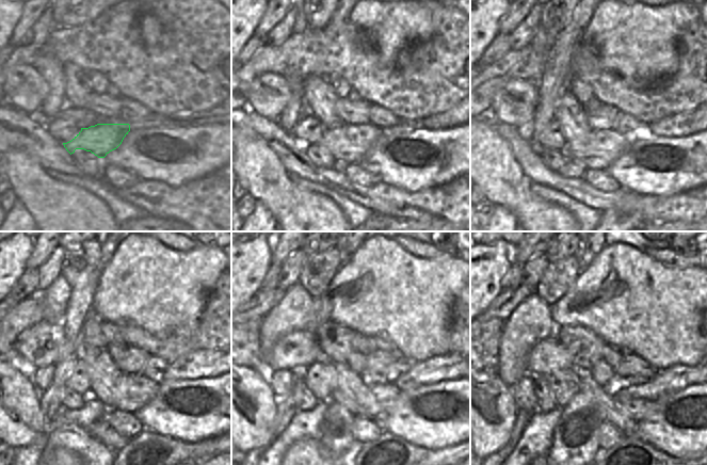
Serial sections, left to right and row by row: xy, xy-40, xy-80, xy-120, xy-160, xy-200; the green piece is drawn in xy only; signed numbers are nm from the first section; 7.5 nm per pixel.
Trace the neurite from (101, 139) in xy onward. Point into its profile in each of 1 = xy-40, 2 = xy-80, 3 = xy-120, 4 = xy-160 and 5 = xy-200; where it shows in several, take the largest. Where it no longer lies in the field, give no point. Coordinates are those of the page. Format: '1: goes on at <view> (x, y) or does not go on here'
1: goes on at xy-40 (351, 143)
2: goes on at xy-80 (601, 148)
3: goes on at xy-120 (129, 393)
4: goes on at xy-160 (363, 399)
5: goes on at xy-200 (609, 405)

